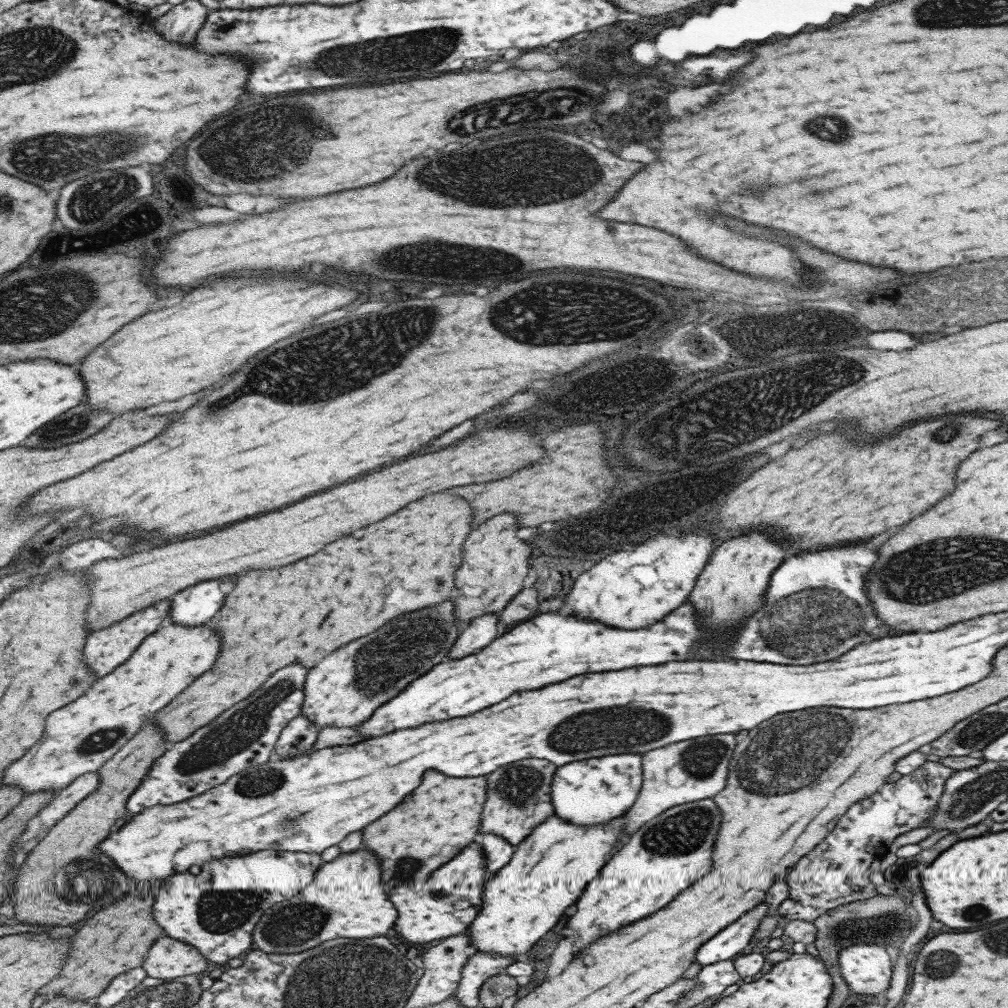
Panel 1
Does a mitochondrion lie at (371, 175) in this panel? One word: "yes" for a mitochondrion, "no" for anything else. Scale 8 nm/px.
no

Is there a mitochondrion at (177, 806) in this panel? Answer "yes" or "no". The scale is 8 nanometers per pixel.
no

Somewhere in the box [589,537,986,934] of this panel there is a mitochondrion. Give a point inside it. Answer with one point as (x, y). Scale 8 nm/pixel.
(785, 754)

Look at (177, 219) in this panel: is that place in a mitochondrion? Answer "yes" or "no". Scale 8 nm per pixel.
no

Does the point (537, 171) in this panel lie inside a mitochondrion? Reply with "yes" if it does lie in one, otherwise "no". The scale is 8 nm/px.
yes

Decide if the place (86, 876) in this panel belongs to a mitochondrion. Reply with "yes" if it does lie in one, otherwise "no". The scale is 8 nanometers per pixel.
yes

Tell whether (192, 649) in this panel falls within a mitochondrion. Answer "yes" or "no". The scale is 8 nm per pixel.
no

